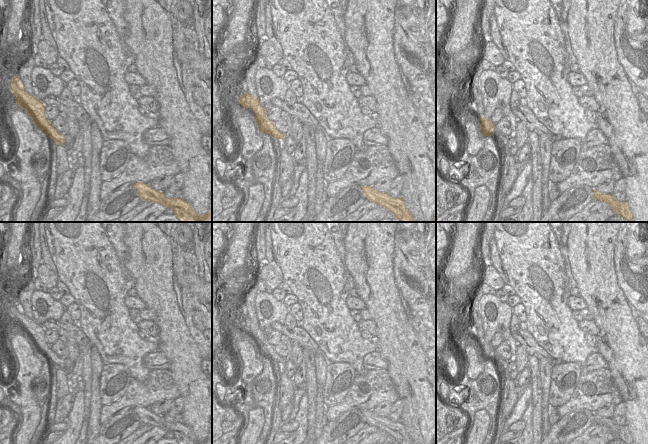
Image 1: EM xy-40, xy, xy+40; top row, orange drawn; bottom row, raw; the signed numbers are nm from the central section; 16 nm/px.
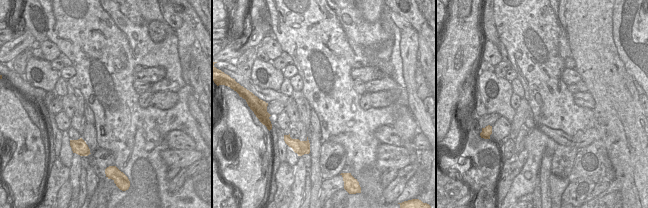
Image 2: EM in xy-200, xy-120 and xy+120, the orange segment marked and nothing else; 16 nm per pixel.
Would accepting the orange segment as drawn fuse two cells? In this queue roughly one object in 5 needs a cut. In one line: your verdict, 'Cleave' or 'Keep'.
Keep.

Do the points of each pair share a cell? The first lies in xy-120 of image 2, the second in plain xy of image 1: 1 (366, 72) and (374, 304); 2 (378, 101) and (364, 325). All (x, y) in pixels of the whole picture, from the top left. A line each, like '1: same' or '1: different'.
1: different
2: same

